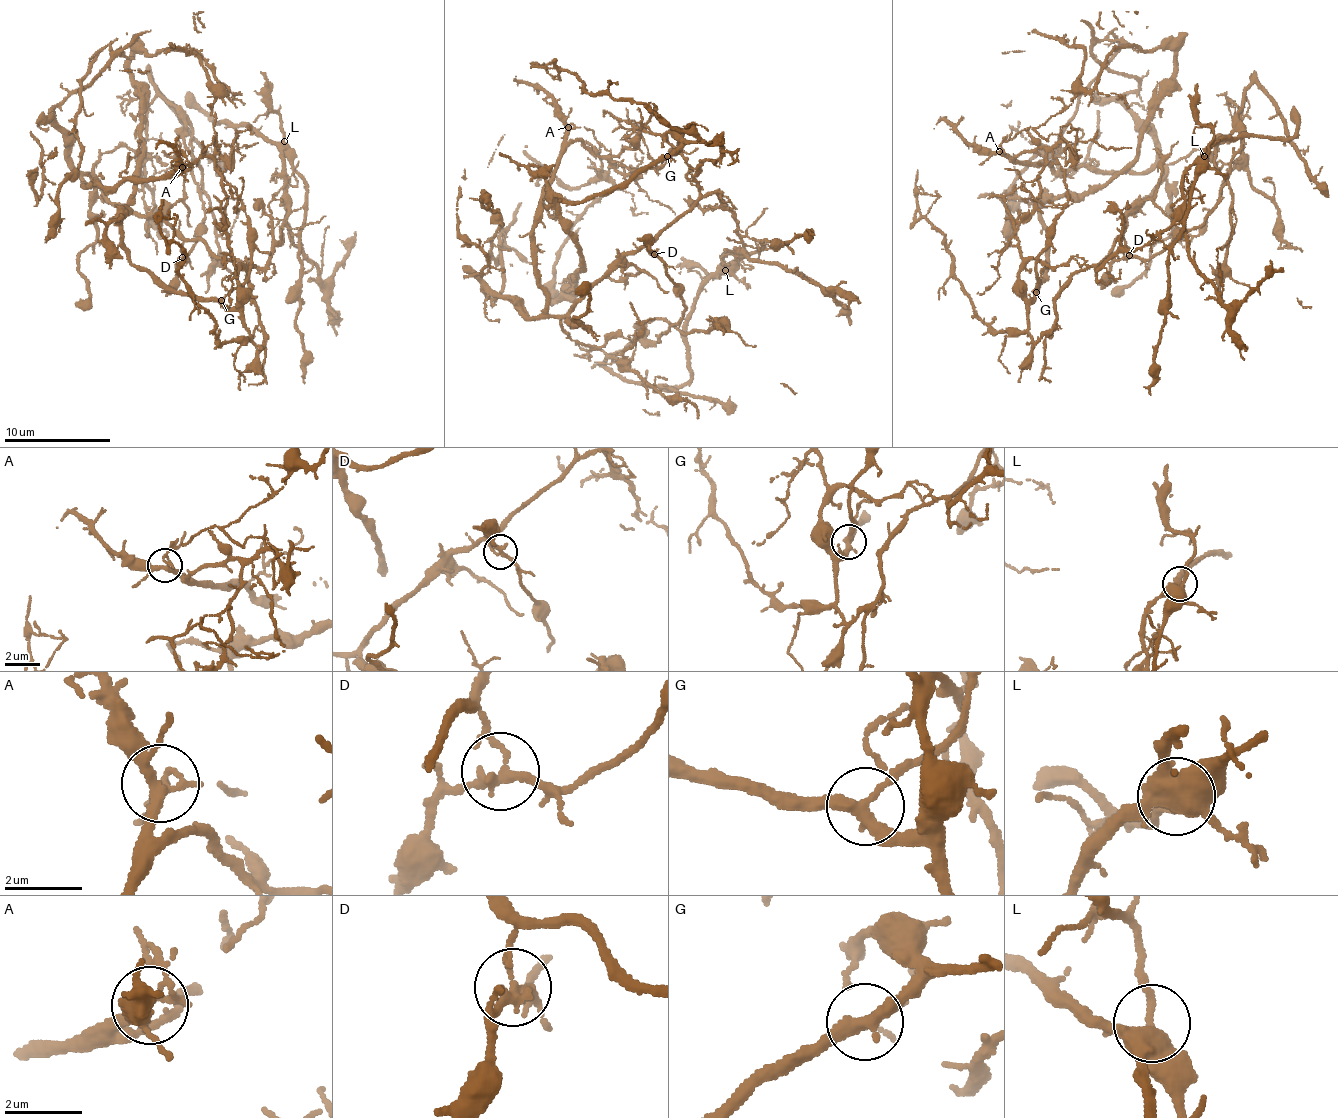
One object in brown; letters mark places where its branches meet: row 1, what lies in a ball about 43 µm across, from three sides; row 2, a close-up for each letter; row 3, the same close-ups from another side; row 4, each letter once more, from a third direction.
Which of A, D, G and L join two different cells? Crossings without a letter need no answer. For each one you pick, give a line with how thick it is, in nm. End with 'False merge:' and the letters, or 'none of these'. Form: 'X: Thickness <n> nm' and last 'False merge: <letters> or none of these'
D: Thickness 200 nm
False merge: D

